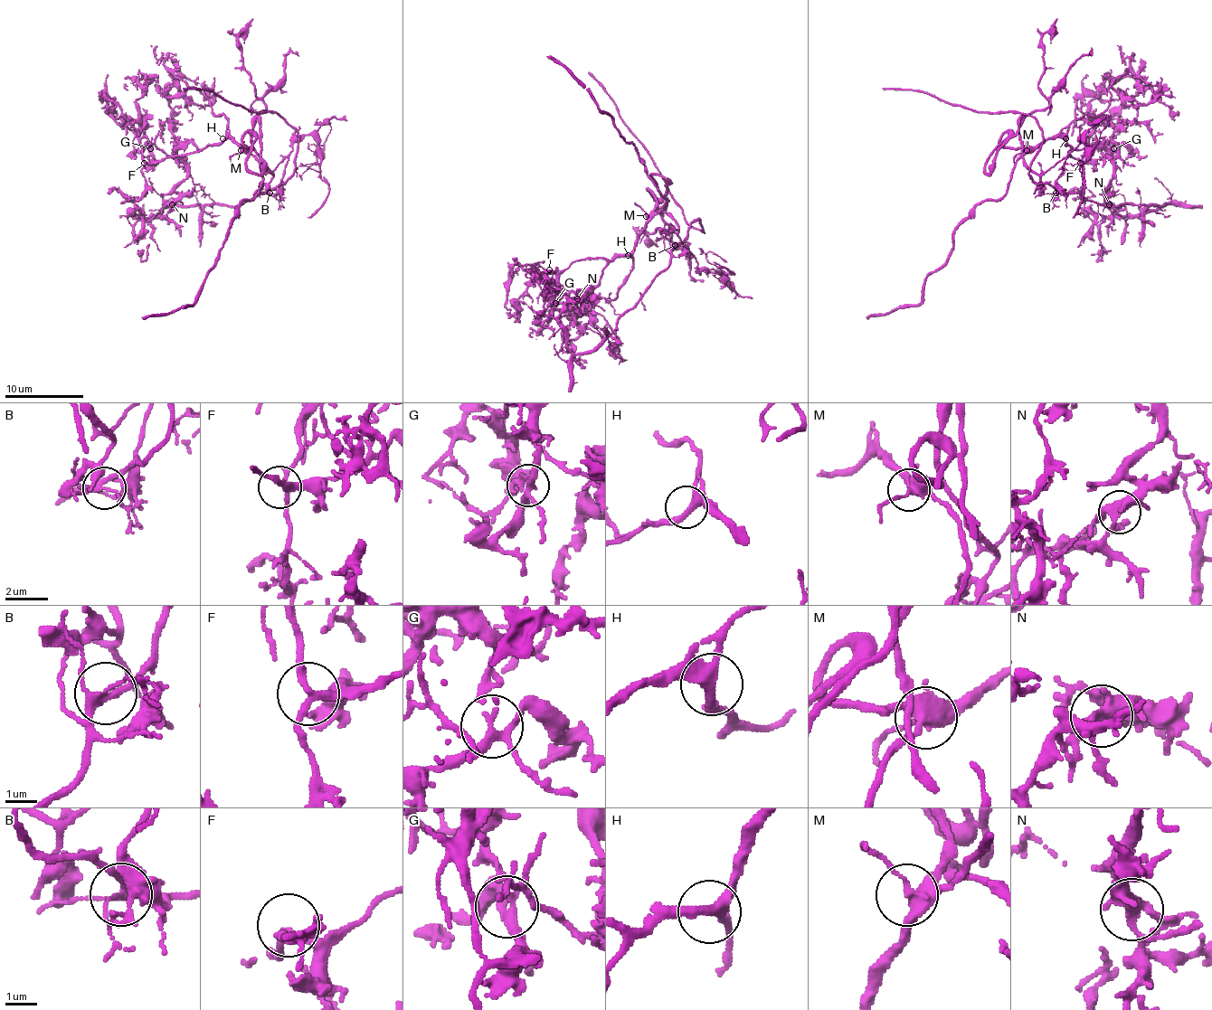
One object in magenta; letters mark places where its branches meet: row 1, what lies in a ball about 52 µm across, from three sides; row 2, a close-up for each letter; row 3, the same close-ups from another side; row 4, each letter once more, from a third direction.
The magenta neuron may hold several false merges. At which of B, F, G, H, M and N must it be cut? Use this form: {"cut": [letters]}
{"cut": ["B", "N"]}

